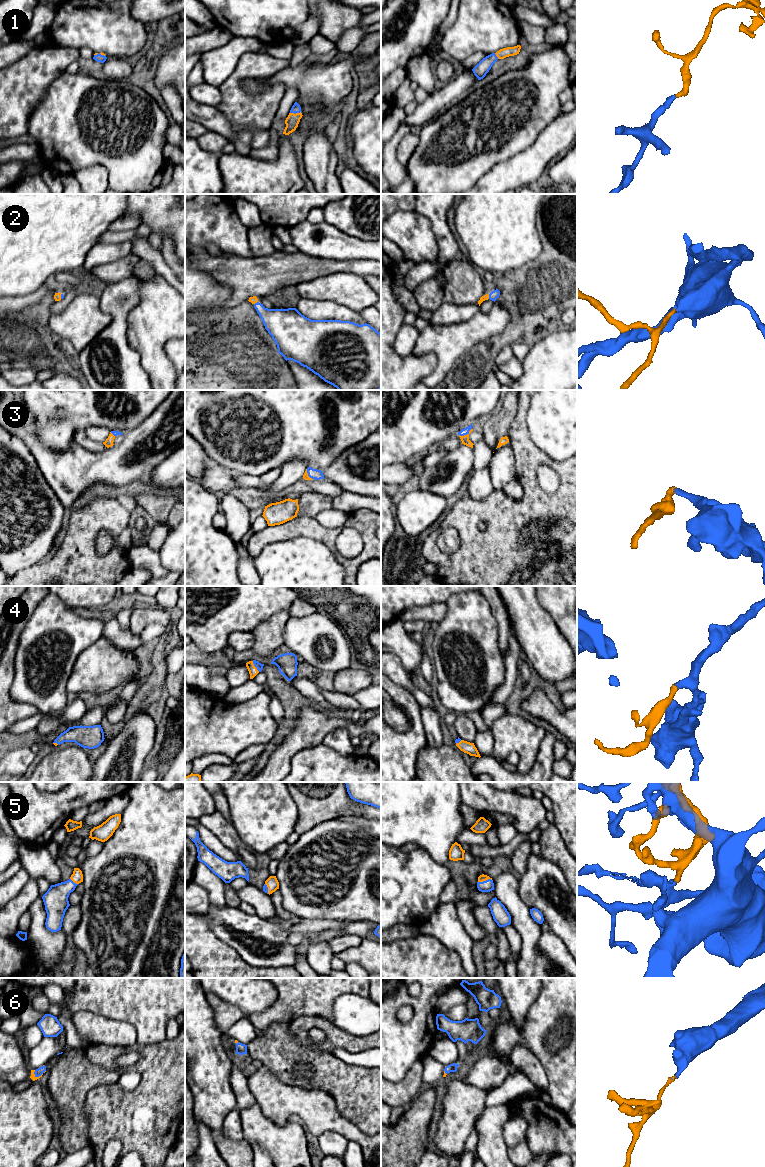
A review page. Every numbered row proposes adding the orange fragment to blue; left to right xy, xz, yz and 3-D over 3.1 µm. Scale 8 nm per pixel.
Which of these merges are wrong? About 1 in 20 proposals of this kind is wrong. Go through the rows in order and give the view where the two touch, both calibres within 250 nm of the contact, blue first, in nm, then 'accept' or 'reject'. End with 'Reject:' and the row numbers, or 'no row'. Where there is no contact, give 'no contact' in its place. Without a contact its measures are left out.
1: meets blue in xz; 70 nm thick on the blue side, 110 nm on the other; accept
2: meets blue in yz; 70 nm thick on the blue side, 50 nm on the other; accept
3: meets blue in yz; 60 nm thick on the blue side, 70 nm on the other; accept
4: meets blue in xz; 60 nm thick on the blue side, 70 nm on the other; accept
5: meets blue in yz; 100 nm thick on the blue side, 60 nm on the other; accept
6: meets blue in xy; 70 nm thick on the blue side, 40 nm on the other; accept
Reject: no row

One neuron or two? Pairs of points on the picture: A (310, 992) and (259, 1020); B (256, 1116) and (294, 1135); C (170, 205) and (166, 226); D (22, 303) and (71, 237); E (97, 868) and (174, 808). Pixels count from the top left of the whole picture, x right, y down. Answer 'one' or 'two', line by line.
A: one
B: one
C: one
D: two
E: one

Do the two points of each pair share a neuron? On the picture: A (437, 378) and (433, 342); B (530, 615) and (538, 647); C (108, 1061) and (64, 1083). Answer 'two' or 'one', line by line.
A: one
B: one
C: two

